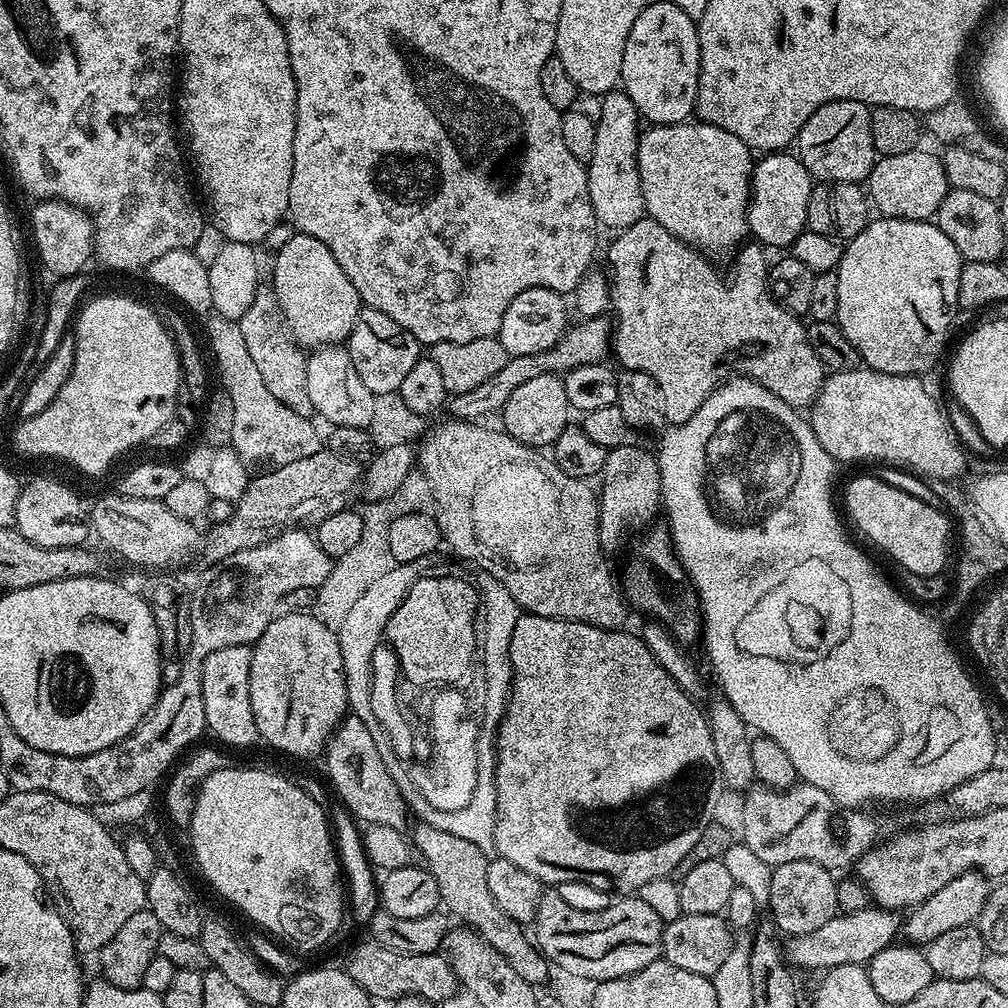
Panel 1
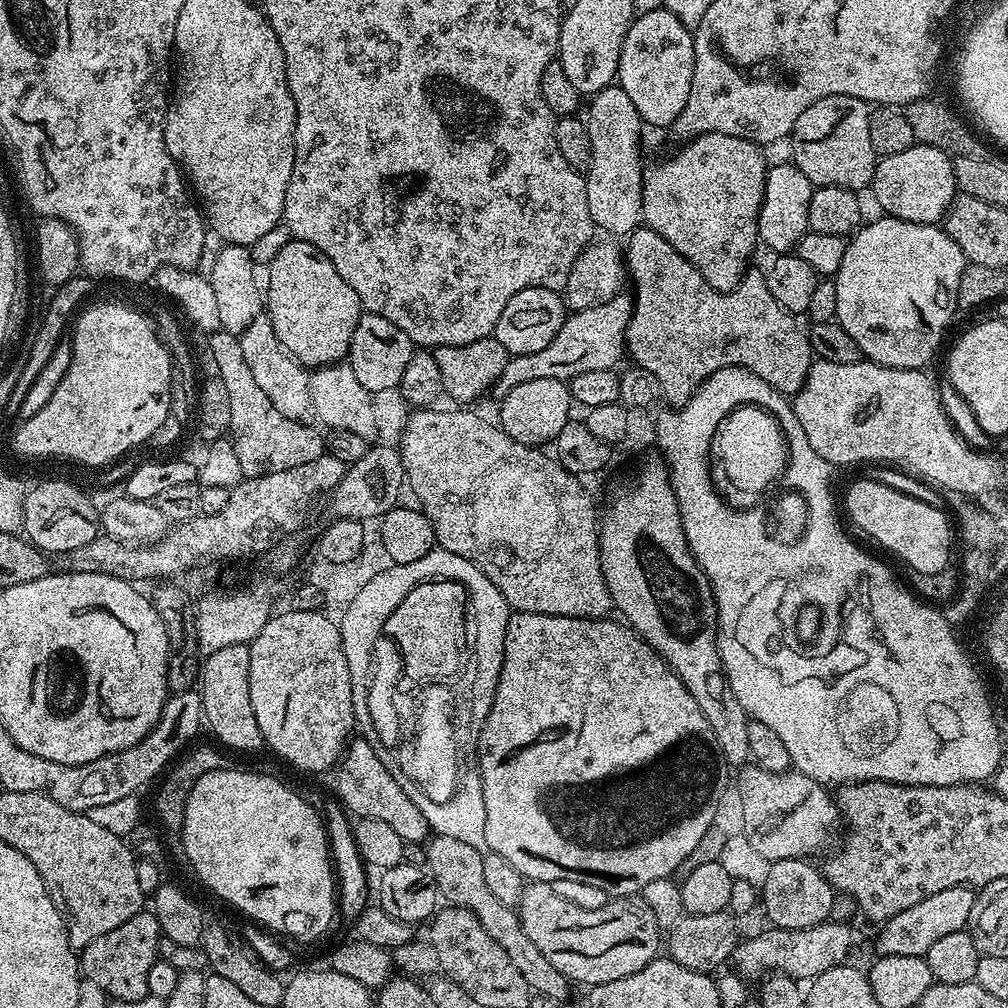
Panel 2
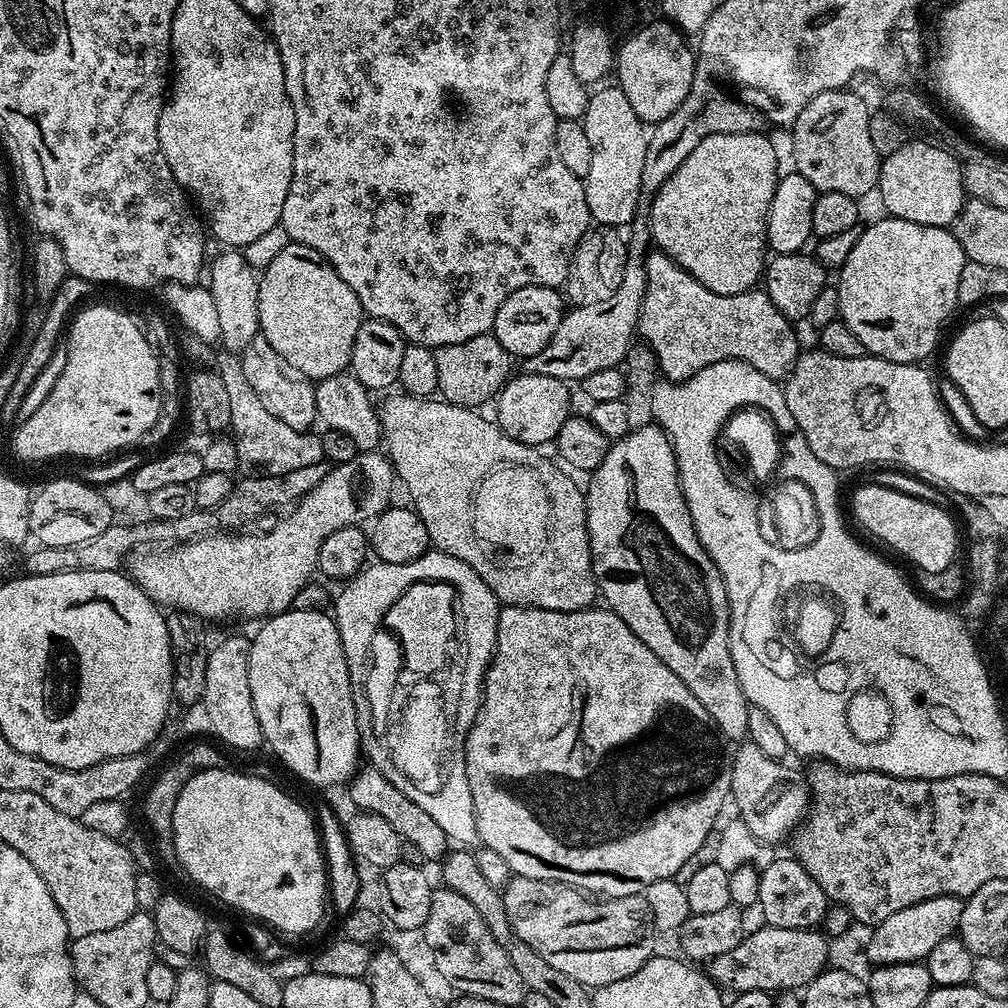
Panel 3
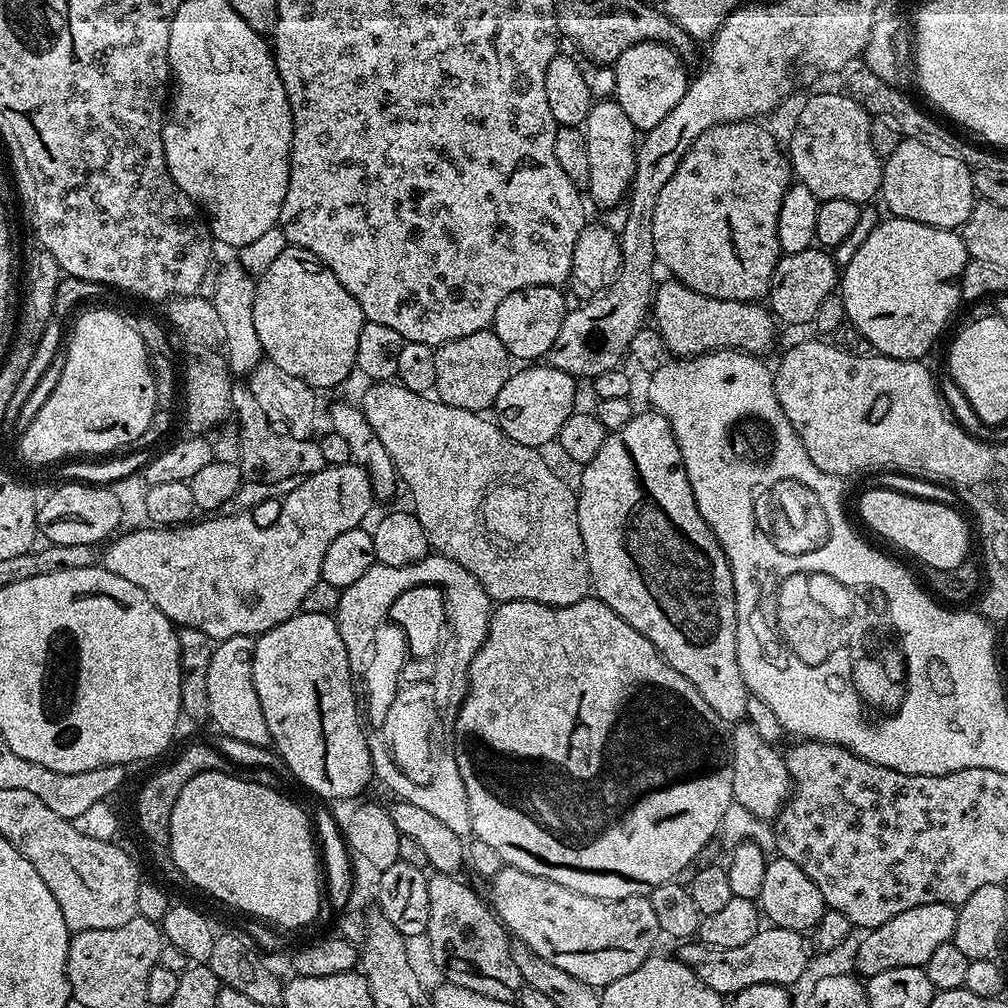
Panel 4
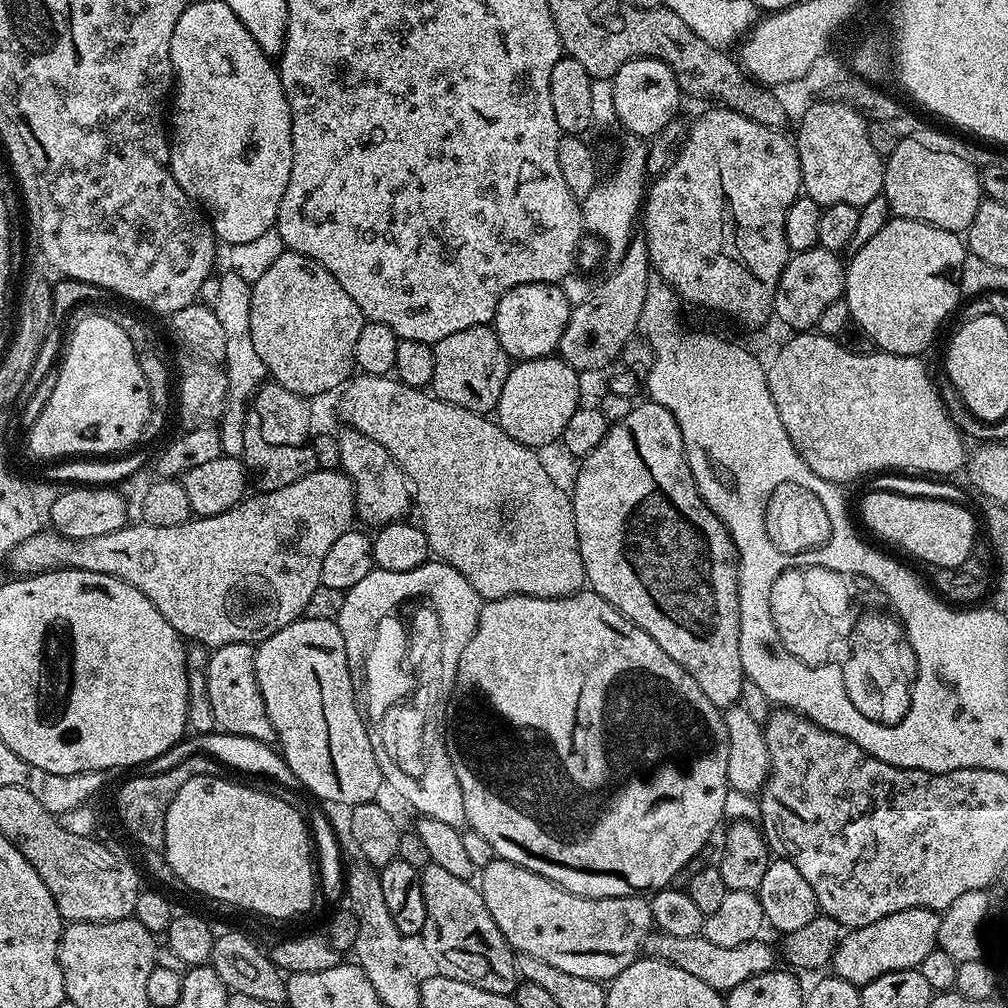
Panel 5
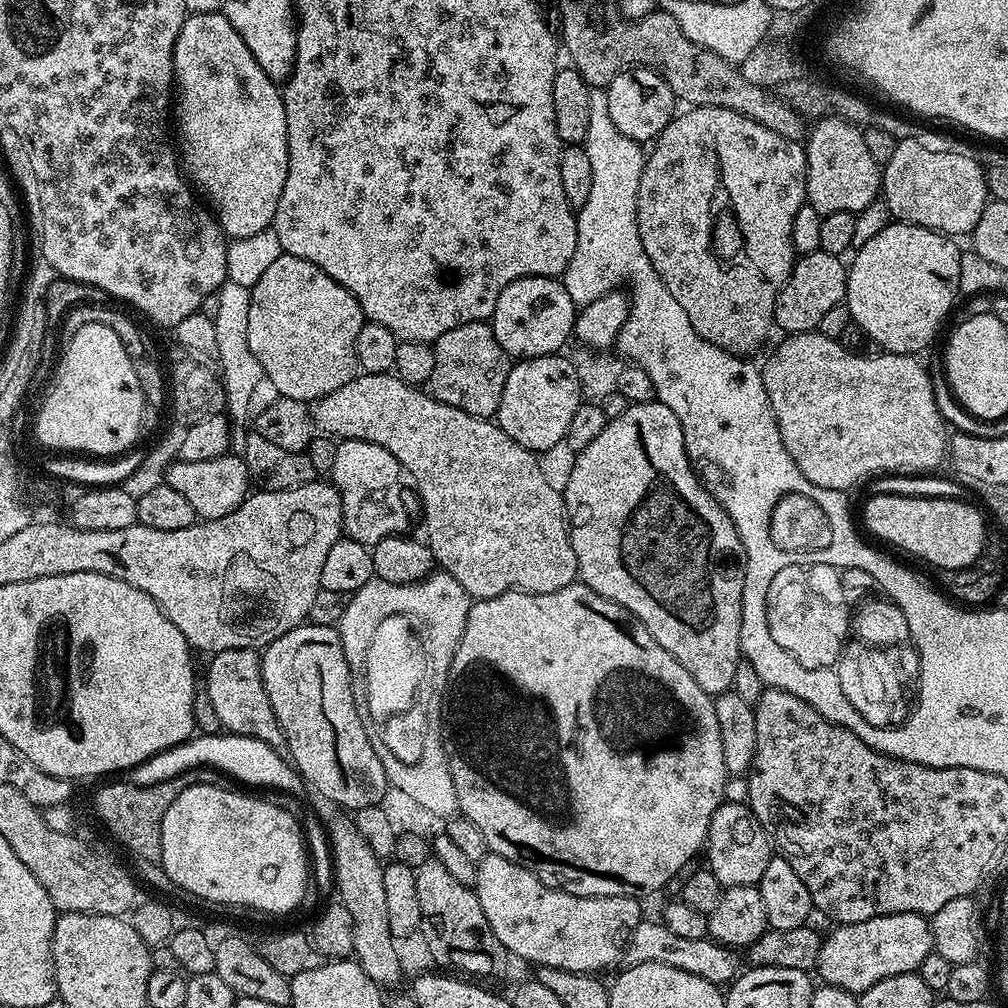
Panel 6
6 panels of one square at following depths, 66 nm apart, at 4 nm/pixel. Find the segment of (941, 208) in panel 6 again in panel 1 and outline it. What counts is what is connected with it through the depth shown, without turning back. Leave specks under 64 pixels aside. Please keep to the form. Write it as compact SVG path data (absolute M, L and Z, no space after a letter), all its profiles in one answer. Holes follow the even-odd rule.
M917 150L906 154L881 156L870 170L866 181L866 191L871 207L876 208L881 217L894 220L926 220L931 221L936 215L938 206L942 206L942 198L948 193L946 170L942 170L942 162L934 151Z

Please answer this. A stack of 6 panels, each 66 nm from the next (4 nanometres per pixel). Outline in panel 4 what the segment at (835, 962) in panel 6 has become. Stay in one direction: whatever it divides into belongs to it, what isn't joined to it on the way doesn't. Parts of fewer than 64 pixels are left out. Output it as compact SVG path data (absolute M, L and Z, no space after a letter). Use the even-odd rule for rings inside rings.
M950 904L914 906L914 910L902 910L902 914L894 914L894 918L890 918L890 922L882 922L882 926L867 929L856 948L855 971L867 978L882 974L882 970L894 970L898 966L921 967L928 961L930 954L934 954L937 946L951 941L956 914L957 909Z

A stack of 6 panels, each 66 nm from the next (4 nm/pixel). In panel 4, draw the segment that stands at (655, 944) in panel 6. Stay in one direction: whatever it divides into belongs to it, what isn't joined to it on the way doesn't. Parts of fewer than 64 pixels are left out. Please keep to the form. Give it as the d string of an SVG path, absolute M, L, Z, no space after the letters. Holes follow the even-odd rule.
M775 926L761 927L748 941L742 942L742 946L719 948L699 942L684 942L679 948L679 960L694 970L694 974L706 982L710 990L725 998L731 998L737 992L759 984L792 986L795 980L803 978L804 971L808 968L808 952L810 953L809 945L801 933Z

